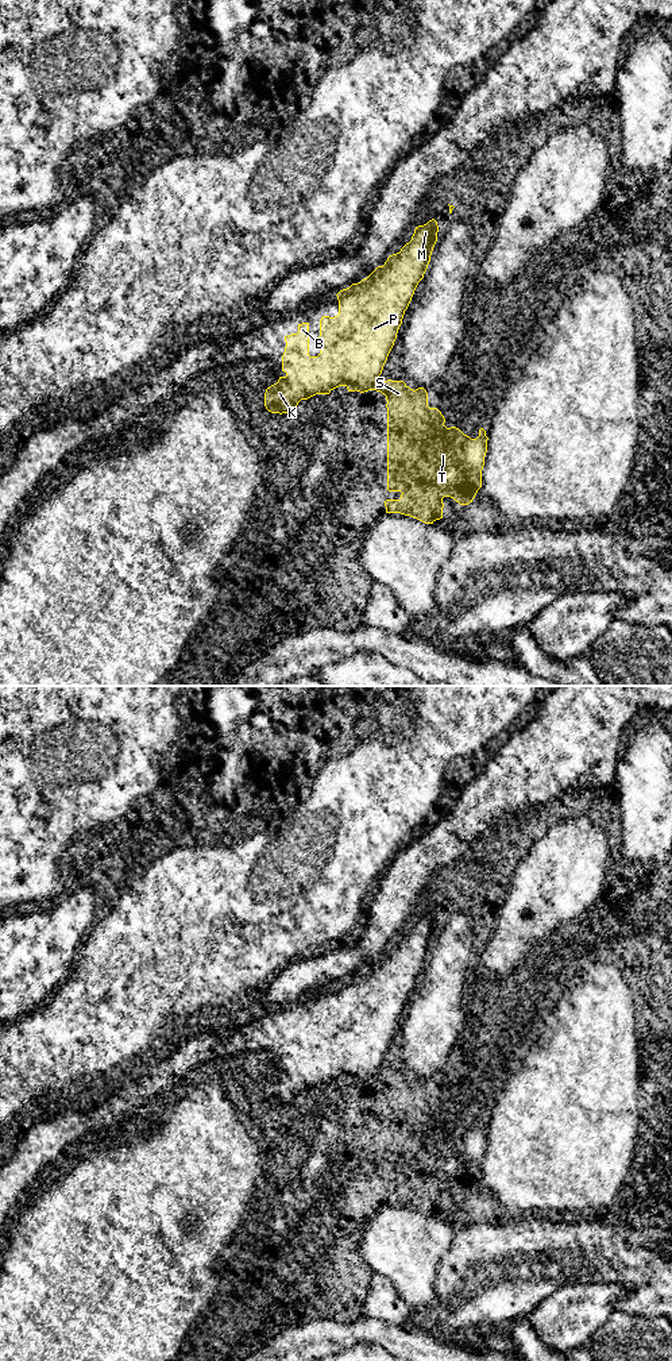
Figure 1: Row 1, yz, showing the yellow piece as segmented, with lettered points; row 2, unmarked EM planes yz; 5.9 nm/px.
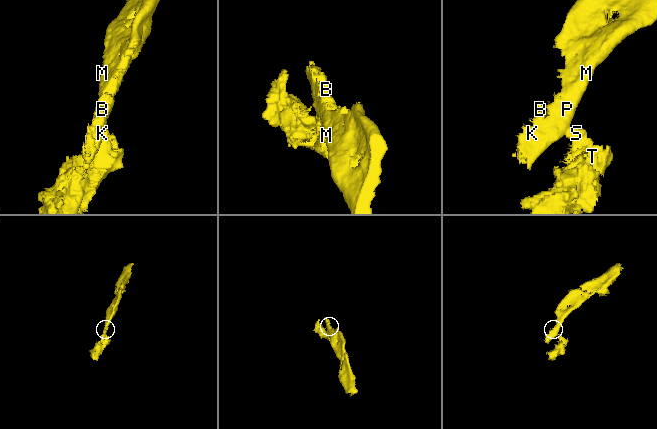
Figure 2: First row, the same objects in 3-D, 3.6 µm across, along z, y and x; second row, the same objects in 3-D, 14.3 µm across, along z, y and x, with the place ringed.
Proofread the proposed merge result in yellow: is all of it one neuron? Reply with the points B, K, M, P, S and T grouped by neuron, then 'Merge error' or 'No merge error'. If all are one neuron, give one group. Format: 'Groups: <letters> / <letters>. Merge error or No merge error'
Groups: B K M P / S T. Merge error

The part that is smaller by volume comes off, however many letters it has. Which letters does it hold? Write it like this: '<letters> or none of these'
S, T

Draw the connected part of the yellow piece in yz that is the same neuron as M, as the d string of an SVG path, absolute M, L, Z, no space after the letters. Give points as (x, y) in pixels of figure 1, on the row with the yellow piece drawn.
M435 219L429 220L426 224L424 225L418 225L414 230L414 234L412 236L412 240L409 243L406 243L399 252L393 254L387 258L387 261L385 262L383 266L378 266L367 278L362 279L358 284L352 284L349 288L340 290L336 296L339 300L339 315L335 317L329 317L329 316L323 316L320 320L320 336L318 336L318 342L320 342L320 354L317 356L310 356L309 355L309 323L302 323L298 324L298 332L297 333L291 333L291 335L286 335L285 336L285 342L286 342L286 347L285 347L285 352L282 355L282 371L286 373L285 377L279 377L278 382L271 385L270 388L266 389L264 393L264 406L269 412L271 413L291 413L296 406L298 405L298 402L301 400L308 400L316 394L329 394L333 389L339 388L339 386L345 386L348 389L348 392L368 392L368 389L374 385L375 381L378 381L379 375L382 374L383 366L387 361L387 356L394 346L394 342L397 339L397 333L398 329L402 324L402 319L405 315L405 311L408 309L412 297L414 294L414 290L418 285L418 282L424 278L424 274L428 269L428 265L430 262L430 255L433 251L433 247L437 242L437 232L439 232L439 225L437 221Z

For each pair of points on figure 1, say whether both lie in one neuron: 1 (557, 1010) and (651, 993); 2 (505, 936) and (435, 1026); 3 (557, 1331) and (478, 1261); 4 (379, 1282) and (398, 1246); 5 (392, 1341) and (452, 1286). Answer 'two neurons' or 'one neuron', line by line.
1: one neuron
2: two neurons
3: two neurons
4: two neurons
5: two neurons

